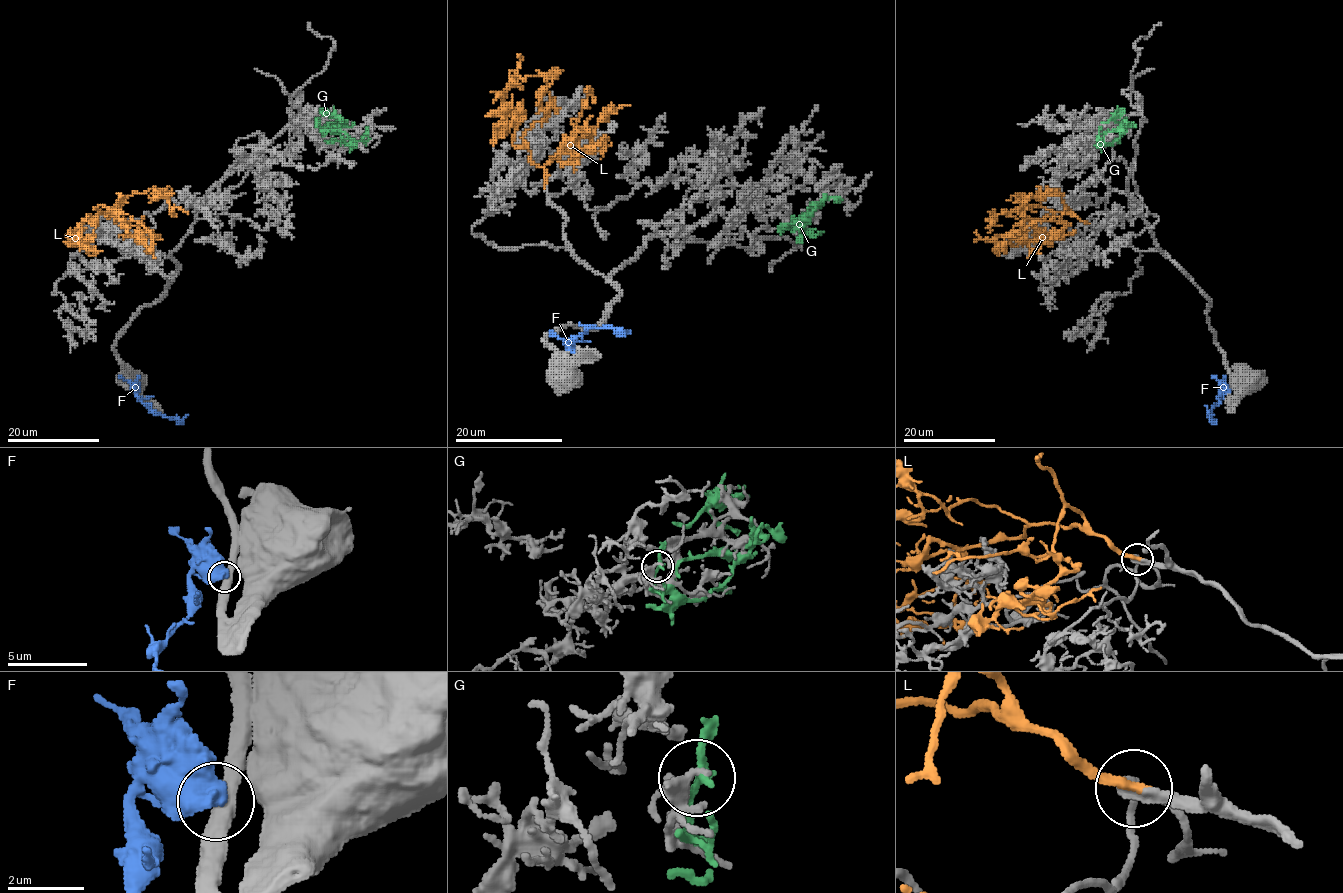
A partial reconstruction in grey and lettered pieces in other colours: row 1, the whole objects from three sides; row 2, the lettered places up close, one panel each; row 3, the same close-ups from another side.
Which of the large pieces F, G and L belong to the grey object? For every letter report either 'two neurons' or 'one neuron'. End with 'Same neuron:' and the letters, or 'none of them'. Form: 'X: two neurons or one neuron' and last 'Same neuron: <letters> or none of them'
F: two neurons
G: two neurons
L: one neuron
Same neuron: L

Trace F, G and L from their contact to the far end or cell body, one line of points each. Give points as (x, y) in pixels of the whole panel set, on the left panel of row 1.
F: (136, 391), (134, 390), (135, 396), (153, 411), (183, 420), (187, 415)
G: (366, 134), (353, 141), (343, 132), (327, 130), (324, 126), (337, 118), (319, 110)
L: (115, 223), (115, 216), (100, 212), (87, 217), (77, 241), (72, 238), (77, 235), (85, 245), (93, 231)

